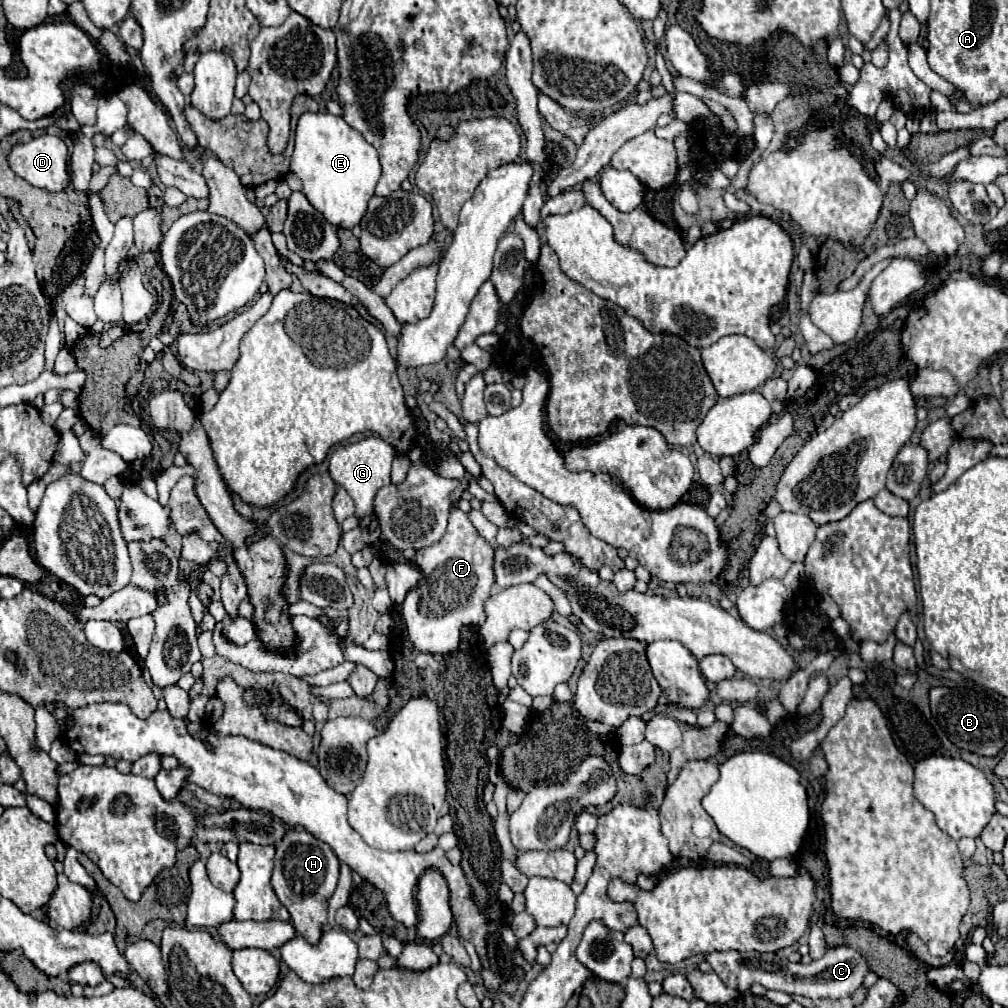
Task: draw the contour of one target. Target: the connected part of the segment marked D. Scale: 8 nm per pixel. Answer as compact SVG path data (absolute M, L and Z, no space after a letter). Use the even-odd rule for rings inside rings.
M42 135L32 139L30 143L16 145L8 157L10 169L16 175L22 175L30 185L46 189L46 191L64 191L70 183L70 173L68 173L68 149L66 143L56 137L56 135Z

